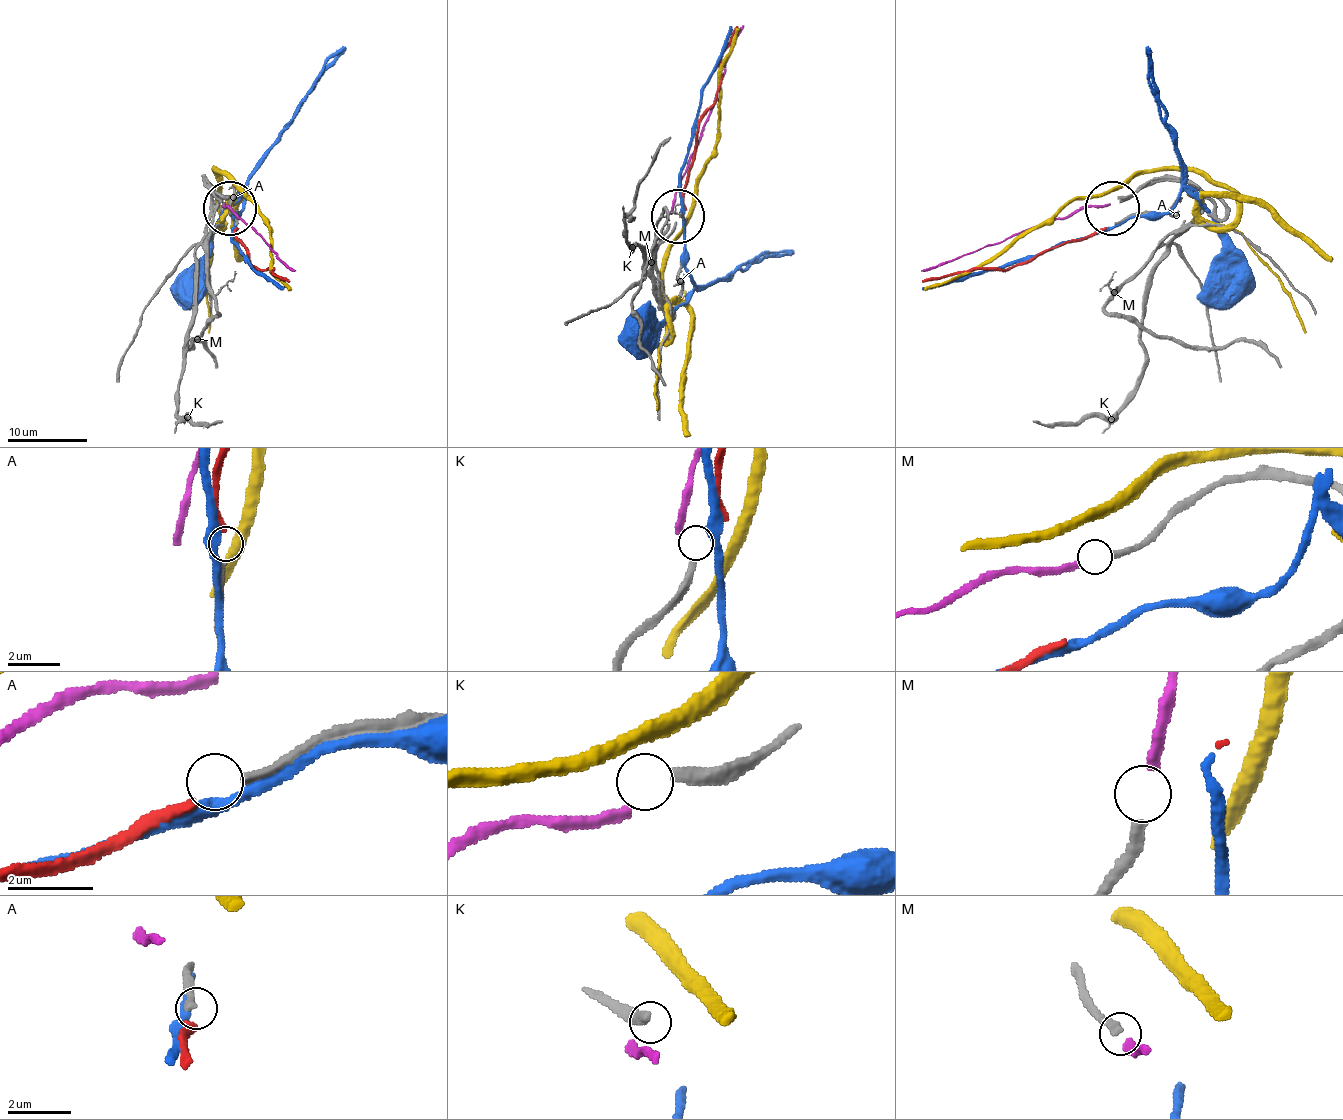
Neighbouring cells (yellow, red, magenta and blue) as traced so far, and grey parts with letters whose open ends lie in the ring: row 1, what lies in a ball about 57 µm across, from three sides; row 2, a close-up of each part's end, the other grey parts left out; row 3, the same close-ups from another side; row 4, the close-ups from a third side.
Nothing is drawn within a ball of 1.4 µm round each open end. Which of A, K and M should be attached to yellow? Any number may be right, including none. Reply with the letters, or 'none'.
none

